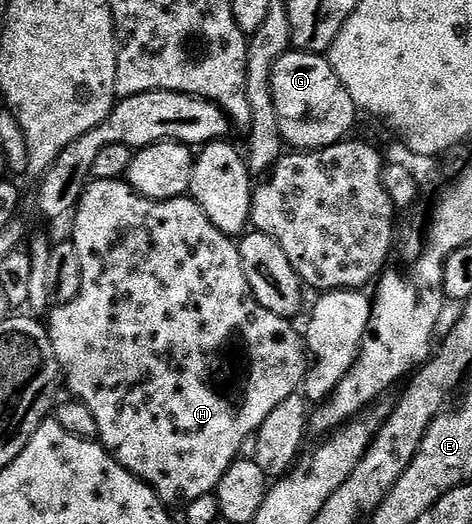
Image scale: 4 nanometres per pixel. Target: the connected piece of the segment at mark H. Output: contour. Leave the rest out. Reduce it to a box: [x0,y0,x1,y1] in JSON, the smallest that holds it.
[46,181,310,505]

